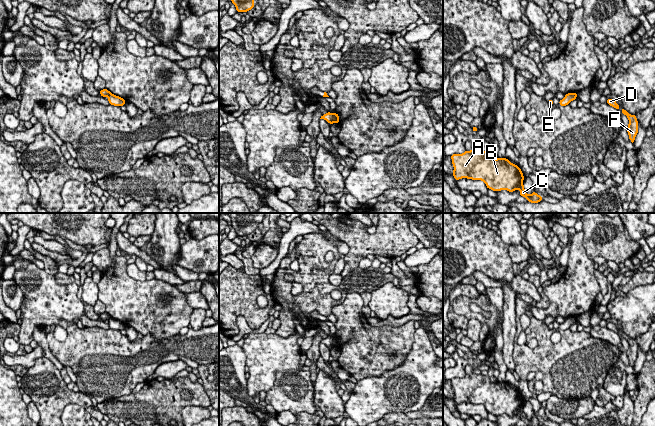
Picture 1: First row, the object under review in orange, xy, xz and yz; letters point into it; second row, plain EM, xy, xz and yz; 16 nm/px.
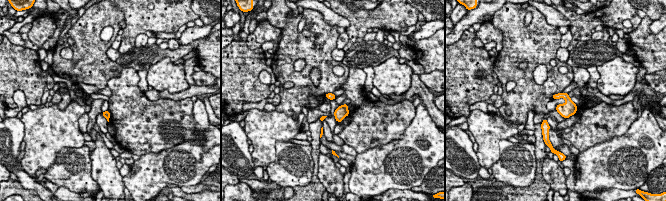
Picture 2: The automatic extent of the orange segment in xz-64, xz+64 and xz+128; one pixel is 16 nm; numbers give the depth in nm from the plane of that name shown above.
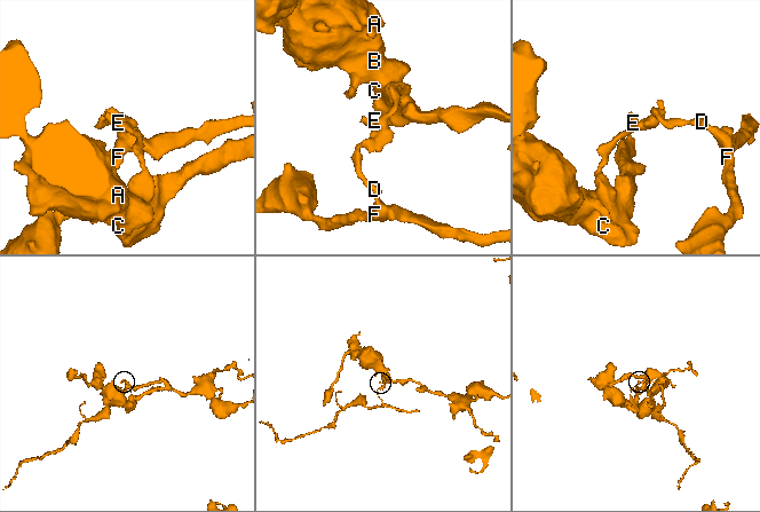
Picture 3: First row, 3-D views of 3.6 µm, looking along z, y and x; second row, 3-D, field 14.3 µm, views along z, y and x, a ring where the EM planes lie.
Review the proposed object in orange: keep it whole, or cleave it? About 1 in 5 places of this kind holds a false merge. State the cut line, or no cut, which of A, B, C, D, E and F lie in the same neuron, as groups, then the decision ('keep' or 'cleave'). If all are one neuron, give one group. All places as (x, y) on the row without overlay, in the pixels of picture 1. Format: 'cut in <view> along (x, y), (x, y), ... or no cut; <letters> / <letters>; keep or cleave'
cut in xy along (110, 317), (108, 320); A B C E / D F; cleave

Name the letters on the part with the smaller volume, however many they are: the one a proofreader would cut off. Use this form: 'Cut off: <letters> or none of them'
Cut off: D, F

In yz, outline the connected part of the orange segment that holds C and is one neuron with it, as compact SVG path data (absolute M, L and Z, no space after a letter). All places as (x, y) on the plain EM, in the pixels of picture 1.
M473 372L463 378L453 378L451 383L456 405L462 402L482 404L493 415L505 413L513 416L519 413L520 420L527 422L528 426L542 425L542 420L535 415L531 419L526 417L521 393L506 382L493 383L488 375L477 375Z

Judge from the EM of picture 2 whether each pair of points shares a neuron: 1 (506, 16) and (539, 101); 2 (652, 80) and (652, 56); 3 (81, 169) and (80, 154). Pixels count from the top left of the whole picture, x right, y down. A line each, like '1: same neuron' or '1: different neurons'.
1: same neuron
2: different neurons
3: same neuron

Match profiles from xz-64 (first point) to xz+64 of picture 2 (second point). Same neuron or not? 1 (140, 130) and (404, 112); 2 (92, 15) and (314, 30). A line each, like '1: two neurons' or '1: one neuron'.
1: one neuron
2: one neuron

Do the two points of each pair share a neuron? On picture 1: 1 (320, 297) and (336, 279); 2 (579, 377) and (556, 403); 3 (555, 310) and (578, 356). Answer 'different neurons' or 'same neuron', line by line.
1: different neurons
2: different neurons
3: different neurons

